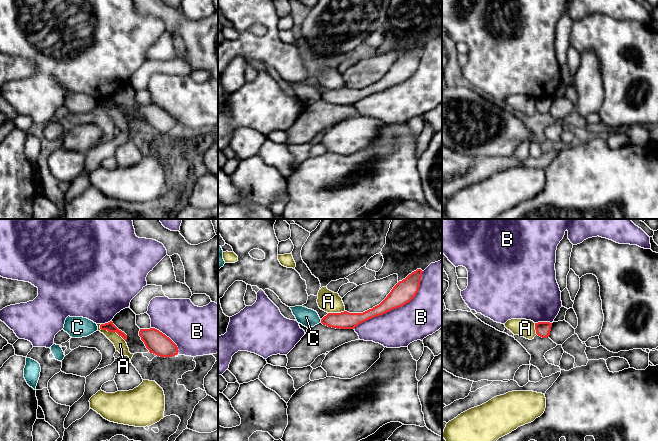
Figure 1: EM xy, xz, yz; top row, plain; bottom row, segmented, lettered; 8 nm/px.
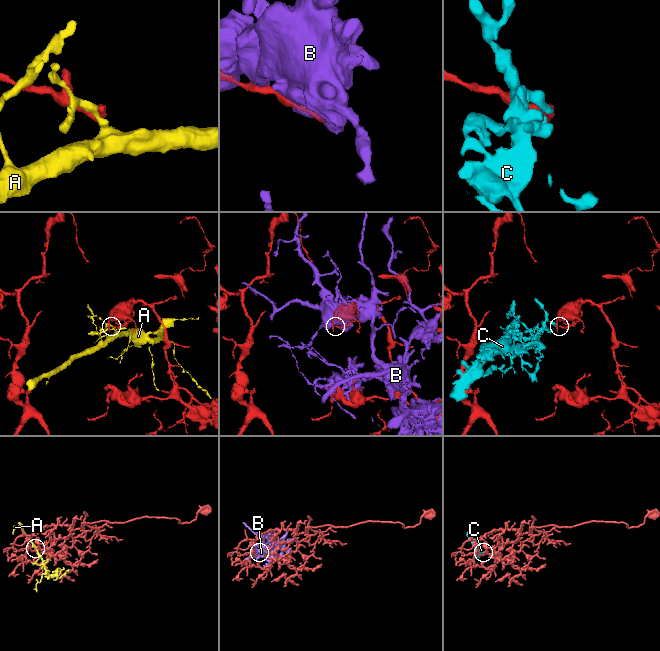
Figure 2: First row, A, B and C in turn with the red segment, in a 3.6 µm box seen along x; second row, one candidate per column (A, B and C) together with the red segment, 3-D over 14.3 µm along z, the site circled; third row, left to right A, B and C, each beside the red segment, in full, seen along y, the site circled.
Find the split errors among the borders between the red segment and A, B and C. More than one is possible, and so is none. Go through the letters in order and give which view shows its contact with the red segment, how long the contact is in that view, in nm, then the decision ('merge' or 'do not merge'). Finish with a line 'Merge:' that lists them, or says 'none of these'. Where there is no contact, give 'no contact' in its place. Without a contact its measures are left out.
A: contact in xy; length 260 nm; do not merge
B: contact in xz; length 750 nm; do not merge
C: contact in xz; length 30 nm; do not merge
Merge: none of these

